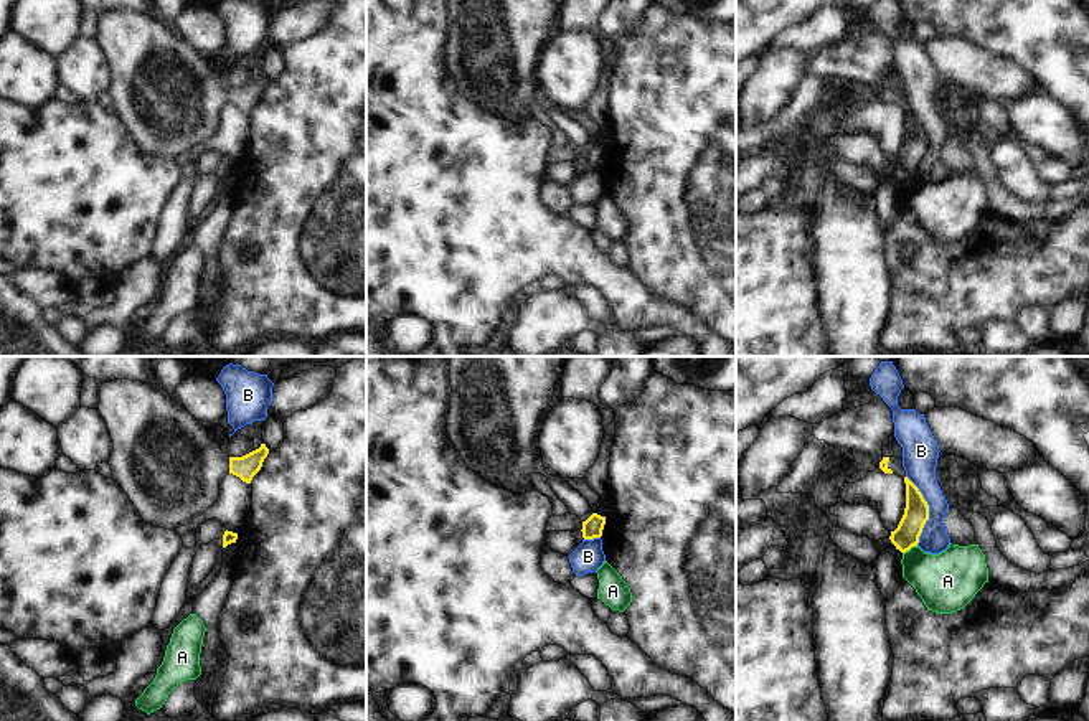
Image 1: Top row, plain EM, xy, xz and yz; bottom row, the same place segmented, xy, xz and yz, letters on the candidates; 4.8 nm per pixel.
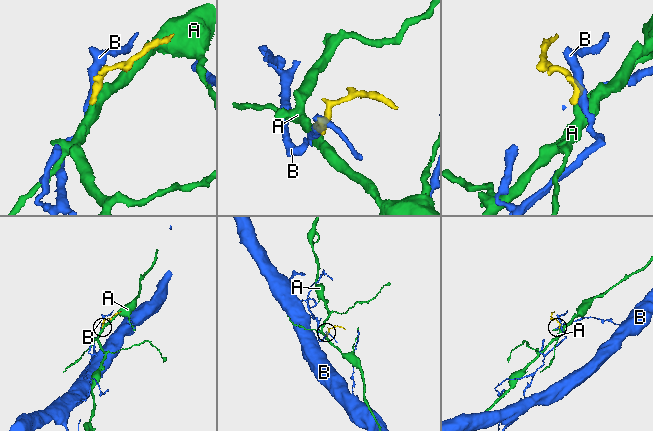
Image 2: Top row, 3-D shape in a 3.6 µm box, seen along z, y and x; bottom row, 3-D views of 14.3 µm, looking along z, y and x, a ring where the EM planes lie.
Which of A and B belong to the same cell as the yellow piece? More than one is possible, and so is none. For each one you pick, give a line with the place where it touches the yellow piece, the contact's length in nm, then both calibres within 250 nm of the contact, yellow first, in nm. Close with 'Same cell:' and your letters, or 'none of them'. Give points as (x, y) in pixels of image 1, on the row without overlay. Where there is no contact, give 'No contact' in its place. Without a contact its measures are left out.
Same cell: none of them.

